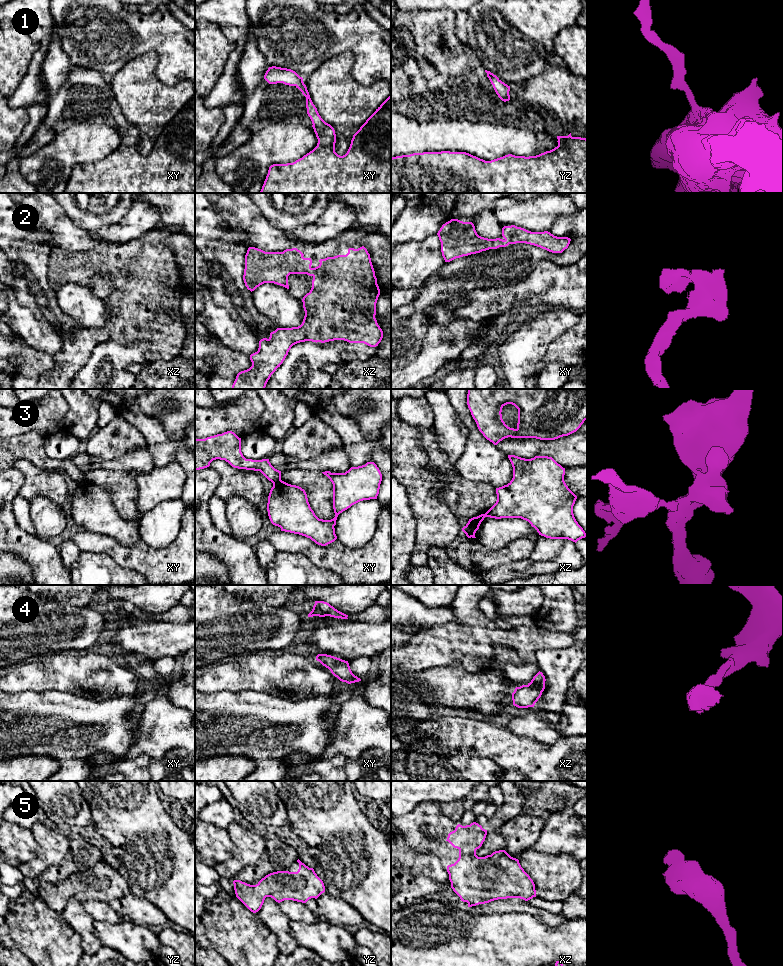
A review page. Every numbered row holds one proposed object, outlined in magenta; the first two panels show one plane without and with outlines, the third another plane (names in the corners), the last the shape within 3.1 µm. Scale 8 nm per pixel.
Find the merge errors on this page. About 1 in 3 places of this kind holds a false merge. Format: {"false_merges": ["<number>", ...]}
{"false_merges": ["3"]}

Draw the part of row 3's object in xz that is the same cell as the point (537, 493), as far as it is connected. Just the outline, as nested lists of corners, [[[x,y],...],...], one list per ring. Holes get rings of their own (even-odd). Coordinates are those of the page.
[[[508,455],[508,458],[513,467],[513,478],[507,485],[496,488],[497,501],[485,514],[471,518],[472,538],[476,538],[475,533],[485,517],[521,518],[528,521],[539,535],[550,539],[568,539],[576,543],[585,538],[586,533],[573,514],[577,496],[564,481],[565,468],[548,456],[525,459]]]

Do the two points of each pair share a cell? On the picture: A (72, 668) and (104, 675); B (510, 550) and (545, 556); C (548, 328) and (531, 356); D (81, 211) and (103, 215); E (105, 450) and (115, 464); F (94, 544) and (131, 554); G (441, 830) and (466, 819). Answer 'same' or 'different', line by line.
A: same
B: different
C: same
D: same
E: different
F: same
G: different

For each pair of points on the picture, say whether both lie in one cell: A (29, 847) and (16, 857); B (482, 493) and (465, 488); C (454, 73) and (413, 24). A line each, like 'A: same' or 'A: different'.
A: same
B: same
C: same

